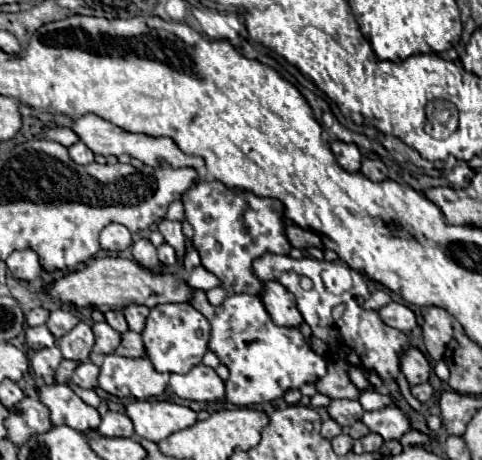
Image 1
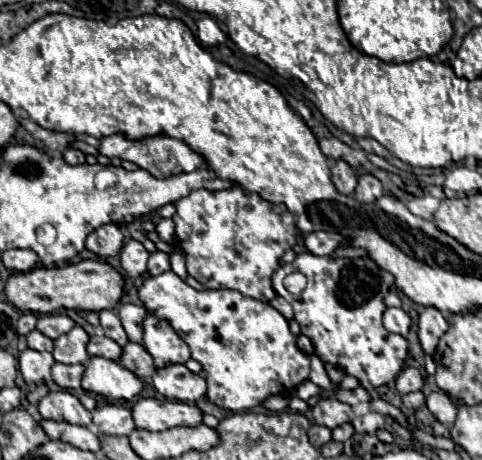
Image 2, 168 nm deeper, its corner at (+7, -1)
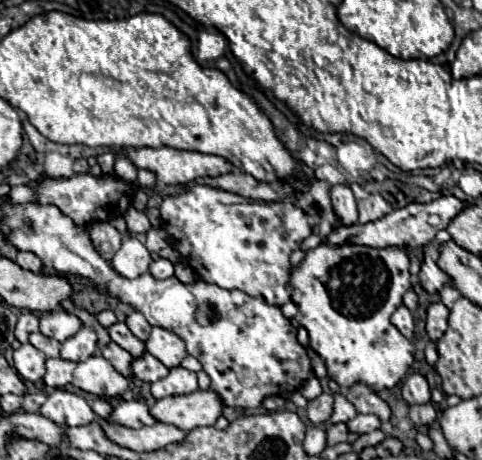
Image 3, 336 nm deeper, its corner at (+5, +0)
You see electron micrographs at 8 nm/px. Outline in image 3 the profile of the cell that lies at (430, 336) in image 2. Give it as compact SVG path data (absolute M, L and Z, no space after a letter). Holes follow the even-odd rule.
M432 303L428 307L428 319L426 319L426 331L432 341L438 341L448 328L448 307L444 303Z

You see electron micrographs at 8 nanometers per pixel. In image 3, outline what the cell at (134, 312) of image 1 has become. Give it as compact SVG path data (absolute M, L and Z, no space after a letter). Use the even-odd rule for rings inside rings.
M132 311L132 313L126 317L126 325L128 325L128 329L130 329L138 339L142 339L142 341L148 339L150 329L152 329L150 323L144 319L144 315L138 313L138 311Z

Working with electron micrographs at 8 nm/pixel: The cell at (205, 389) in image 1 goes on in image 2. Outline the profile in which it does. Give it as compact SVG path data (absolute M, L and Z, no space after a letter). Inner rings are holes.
M174 364L156 370L154 388L166 398L182 402L198 402L206 396L206 380L190 372L184 364Z

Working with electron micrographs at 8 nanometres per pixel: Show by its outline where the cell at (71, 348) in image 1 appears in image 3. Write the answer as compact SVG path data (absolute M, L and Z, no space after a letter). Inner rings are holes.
M82 327L74 337L66 339L62 343L62 351L60 351L60 357L66 359L66 361L84 361L88 357L92 357L94 353L98 353L98 347L96 347L96 333L90 329L90 327Z

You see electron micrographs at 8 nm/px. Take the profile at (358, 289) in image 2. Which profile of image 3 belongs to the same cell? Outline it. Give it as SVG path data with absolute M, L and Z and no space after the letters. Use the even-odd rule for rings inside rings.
M320 243L316 249L310 249L306 251L306 259L292 269L292 277L290 277L290 285L292 285L292 301L298 305L298 315L296 315L296 321L308 331L310 335L310 347L324 359L326 363L326 369L328 369L328 377L334 379L340 387L348 389L352 387L354 383L364 383L368 385L370 389L374 389L376 393L382 391L382 389L392 389L394 385L398 385L404 375L408 373L410 365L414 363L414 345L390 323L390 315L402 305L402 297L404 293L412 287L412 281L410 281L410 255L408 255L408 249L406 247L390 247L390 249L372 249L372 247L366 247L366 245L326 245L326 243Z

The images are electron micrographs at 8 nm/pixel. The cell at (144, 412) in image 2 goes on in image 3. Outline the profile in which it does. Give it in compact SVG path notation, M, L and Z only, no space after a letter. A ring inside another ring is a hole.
M194 391L190 395L166 397L152 405L152 415L182 431L214 425L222 415L222 399L214 391Z

